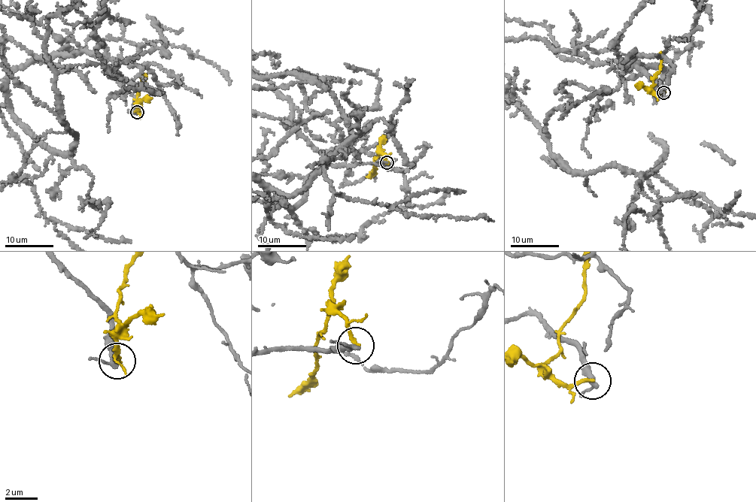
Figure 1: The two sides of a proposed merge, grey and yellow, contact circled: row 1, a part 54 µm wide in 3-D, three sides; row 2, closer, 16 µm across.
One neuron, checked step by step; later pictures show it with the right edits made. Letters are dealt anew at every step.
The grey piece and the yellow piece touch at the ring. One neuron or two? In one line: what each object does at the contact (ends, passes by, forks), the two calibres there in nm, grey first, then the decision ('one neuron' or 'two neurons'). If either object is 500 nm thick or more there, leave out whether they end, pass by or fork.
grey passes by; yellow ends; calibres 280 and 240 nm; two neurons

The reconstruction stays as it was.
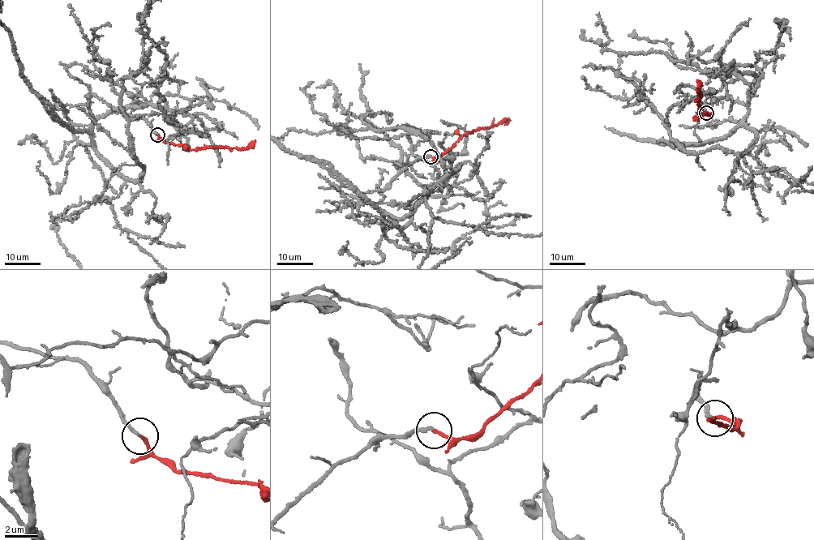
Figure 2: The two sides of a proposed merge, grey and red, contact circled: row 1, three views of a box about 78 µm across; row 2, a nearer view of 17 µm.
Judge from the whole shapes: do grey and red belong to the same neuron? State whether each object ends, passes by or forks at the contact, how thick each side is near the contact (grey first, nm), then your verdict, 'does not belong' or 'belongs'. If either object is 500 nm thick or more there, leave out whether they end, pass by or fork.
grey ends there; red ends there; 190 nm thick on the grey side, 200 nm on the other; belongs

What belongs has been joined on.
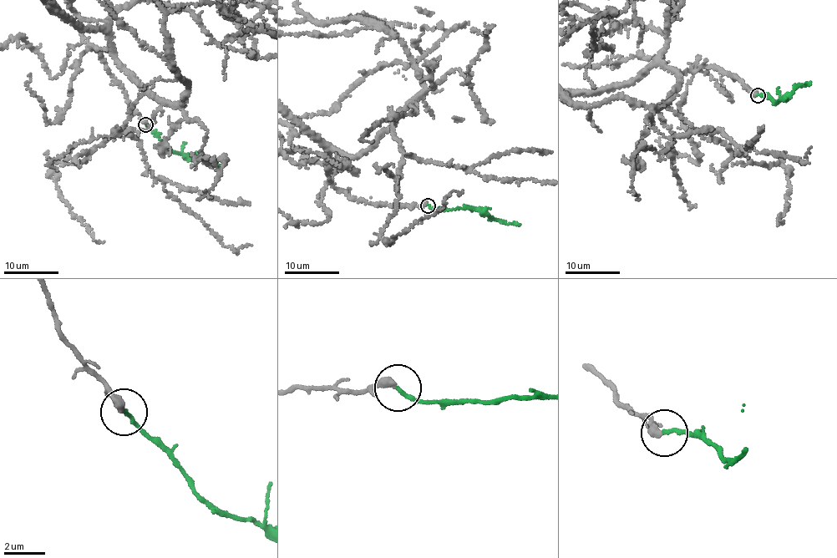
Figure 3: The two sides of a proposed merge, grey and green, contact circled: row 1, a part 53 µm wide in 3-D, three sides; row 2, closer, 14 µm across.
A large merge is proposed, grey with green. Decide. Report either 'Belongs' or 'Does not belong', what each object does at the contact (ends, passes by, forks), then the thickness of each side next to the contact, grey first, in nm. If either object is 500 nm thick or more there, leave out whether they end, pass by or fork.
Belongs. At the ring grey ends. At the ring green ends. Thickness 400 nm (grey) against 180 nm

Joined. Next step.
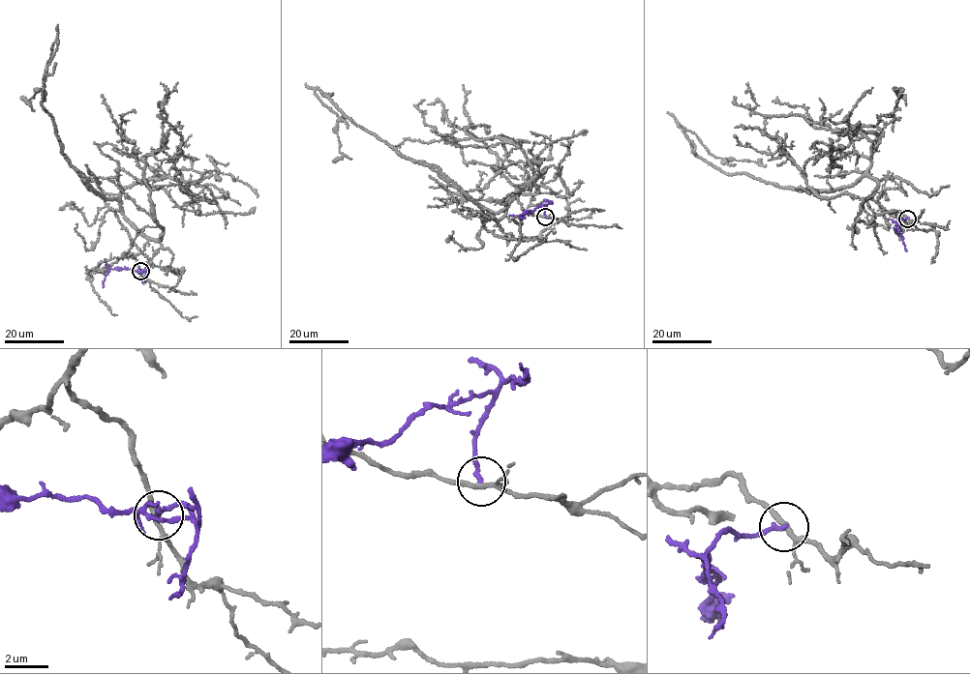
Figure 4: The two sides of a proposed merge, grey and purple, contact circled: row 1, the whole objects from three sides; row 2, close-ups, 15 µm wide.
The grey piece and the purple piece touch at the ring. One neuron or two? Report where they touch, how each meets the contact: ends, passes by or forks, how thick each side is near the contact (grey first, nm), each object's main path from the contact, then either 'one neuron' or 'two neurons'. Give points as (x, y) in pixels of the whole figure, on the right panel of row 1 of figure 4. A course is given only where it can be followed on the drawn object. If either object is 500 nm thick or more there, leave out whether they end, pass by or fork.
place (907, 219); grey forks; purple ends; calibres 170 and 220 nm; course grey (908, 219), (872, 200), (865, 175), (815, 193), (730, 175), (679, 125), (719, 158), (760, 161); course purple (907, 219), (896, 222), (906, 251); two neurons

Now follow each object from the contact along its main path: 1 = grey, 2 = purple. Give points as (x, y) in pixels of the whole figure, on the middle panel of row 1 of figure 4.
1: (545, 217), (527, 213), (518, 193), (499, 213), (475, 204), (316, 88), (338, 116), (343, 155), (332, 161)
2: (545, 216), (545, 204), (519, 216), (526, 218)

